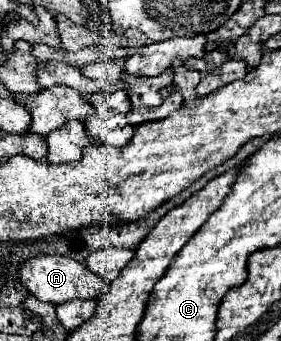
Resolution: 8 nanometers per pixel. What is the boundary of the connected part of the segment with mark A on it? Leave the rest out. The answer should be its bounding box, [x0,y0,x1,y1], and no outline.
[20,256,106,304]

